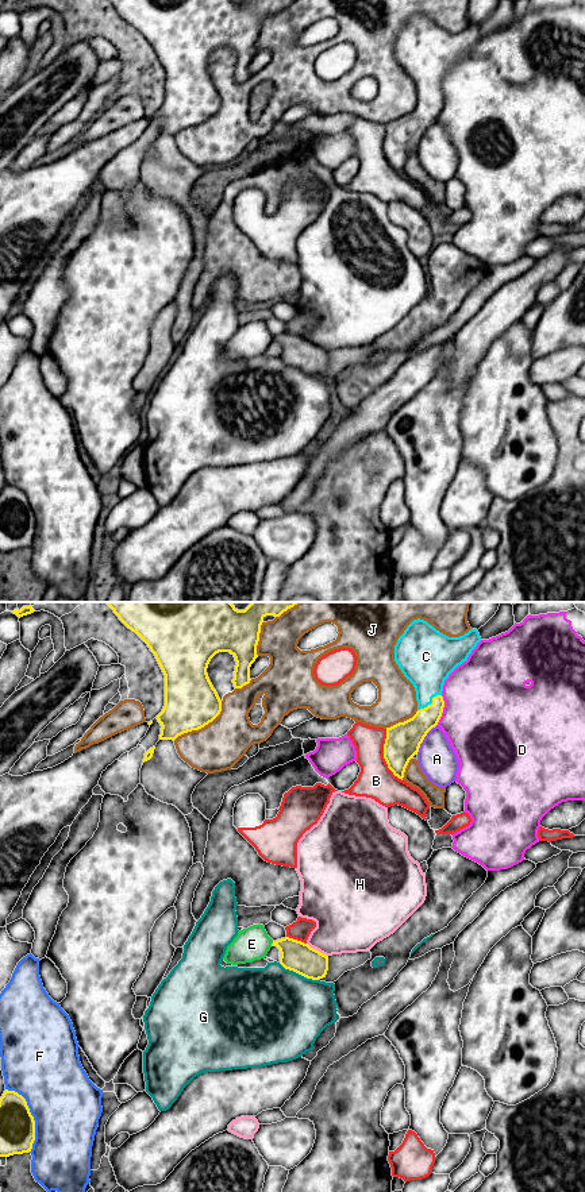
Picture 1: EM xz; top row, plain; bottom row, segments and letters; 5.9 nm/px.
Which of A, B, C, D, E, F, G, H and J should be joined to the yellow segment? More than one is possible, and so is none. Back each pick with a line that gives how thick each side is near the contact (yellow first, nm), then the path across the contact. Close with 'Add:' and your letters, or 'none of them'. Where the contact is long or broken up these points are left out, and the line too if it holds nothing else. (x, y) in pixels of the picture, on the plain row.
C: calibres 180 and 300 nm; way xz (407, 131), (428, 110), (431, 99), (428, 92), (427, 57)
Add: C

